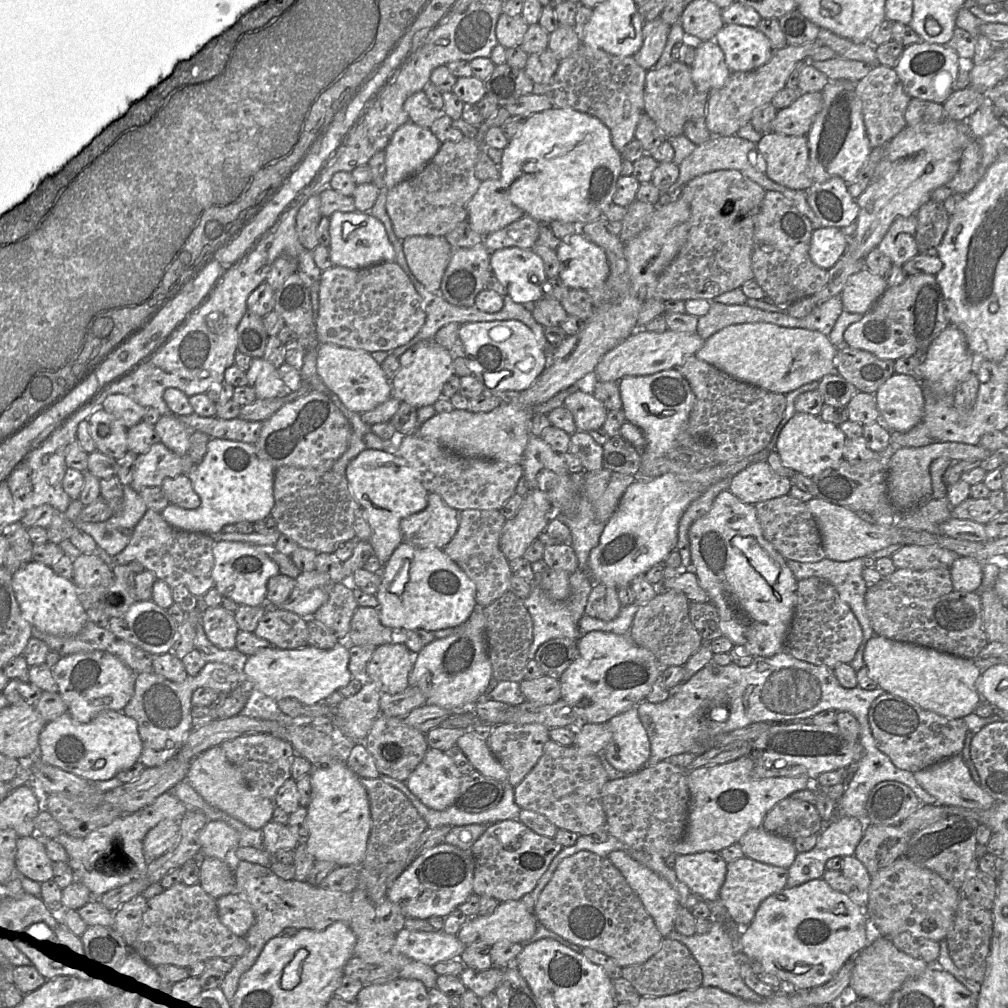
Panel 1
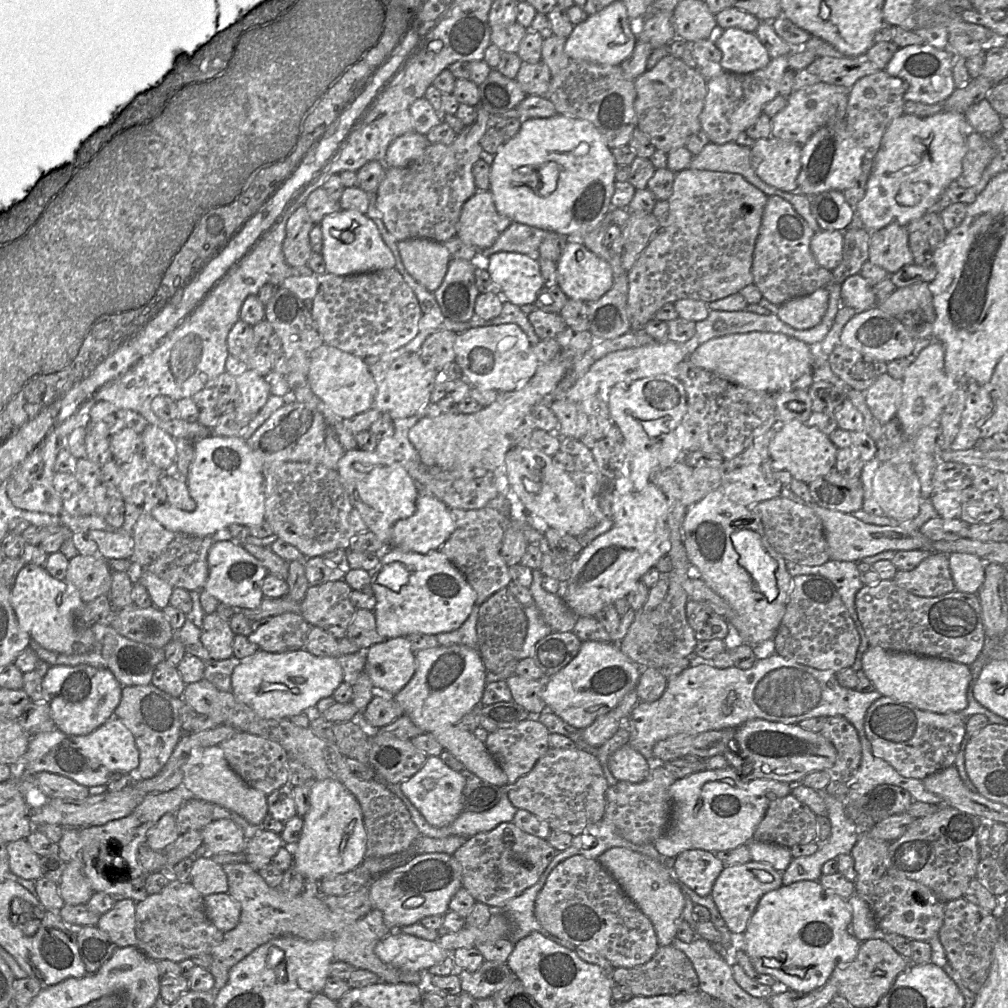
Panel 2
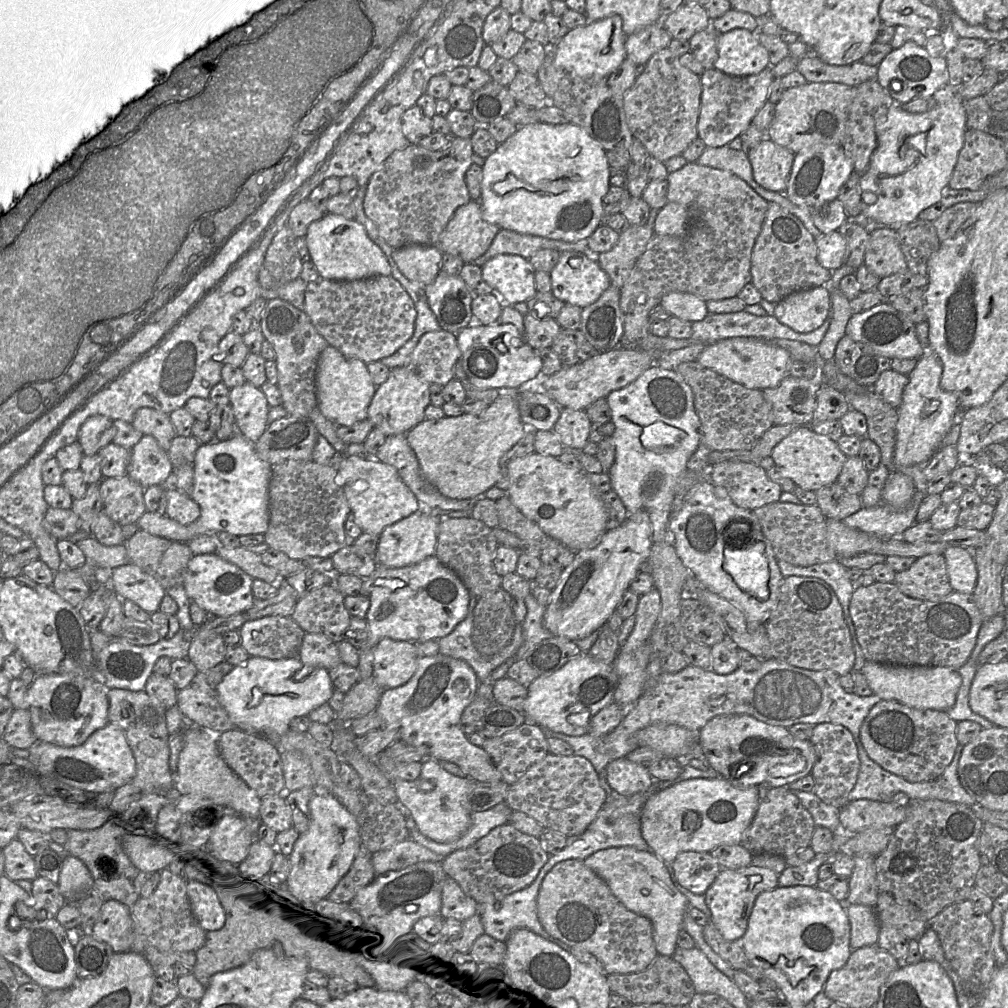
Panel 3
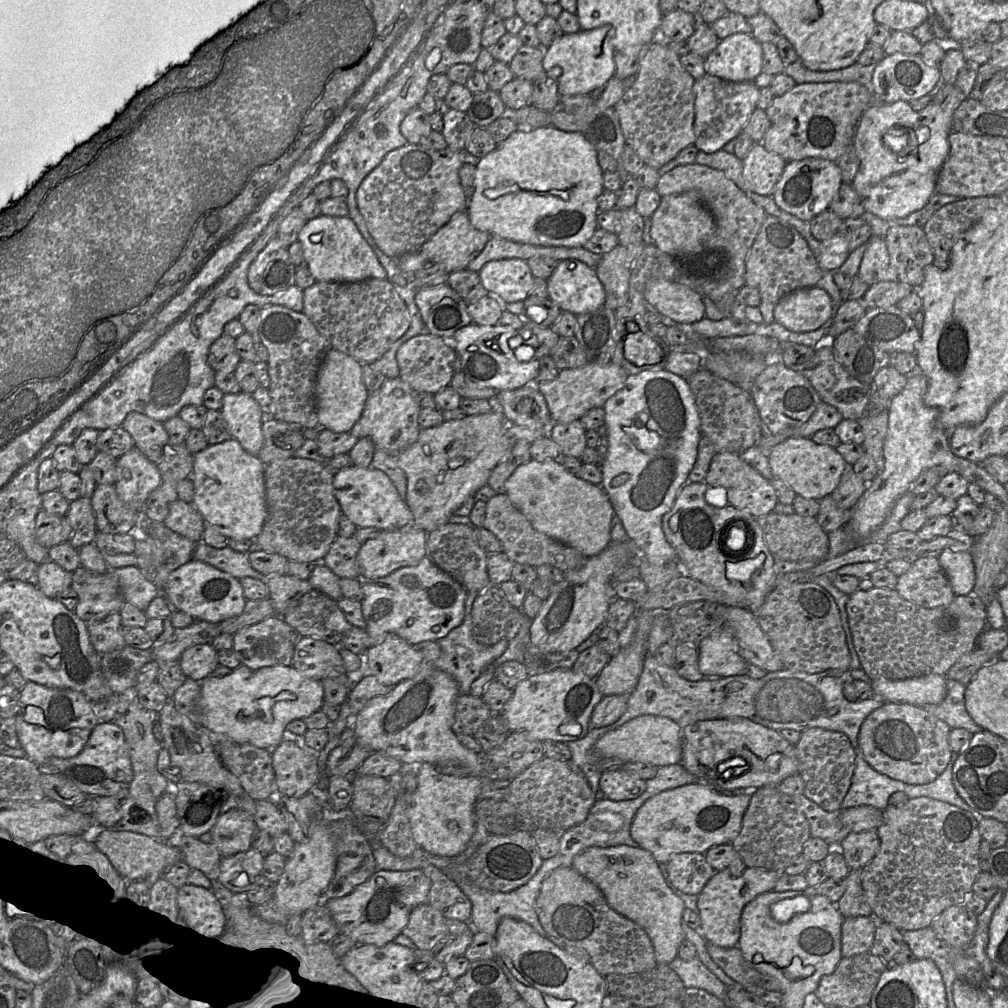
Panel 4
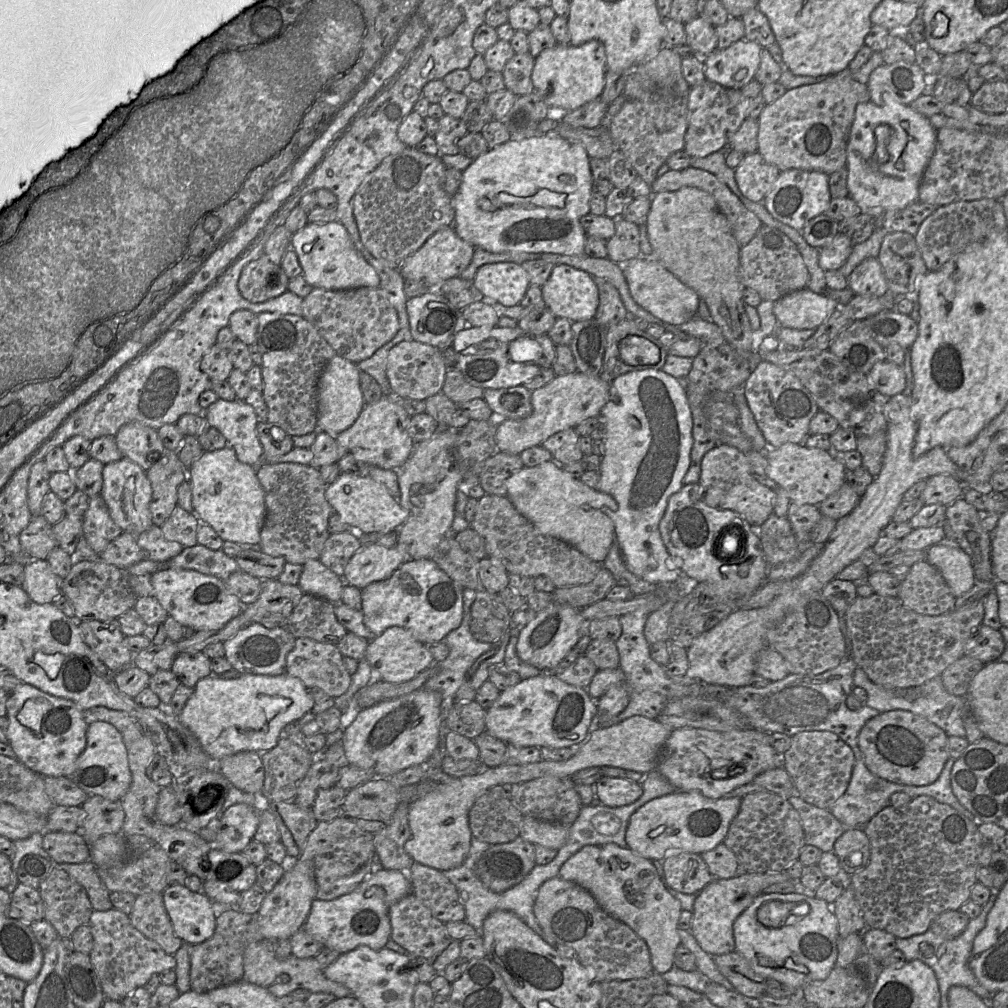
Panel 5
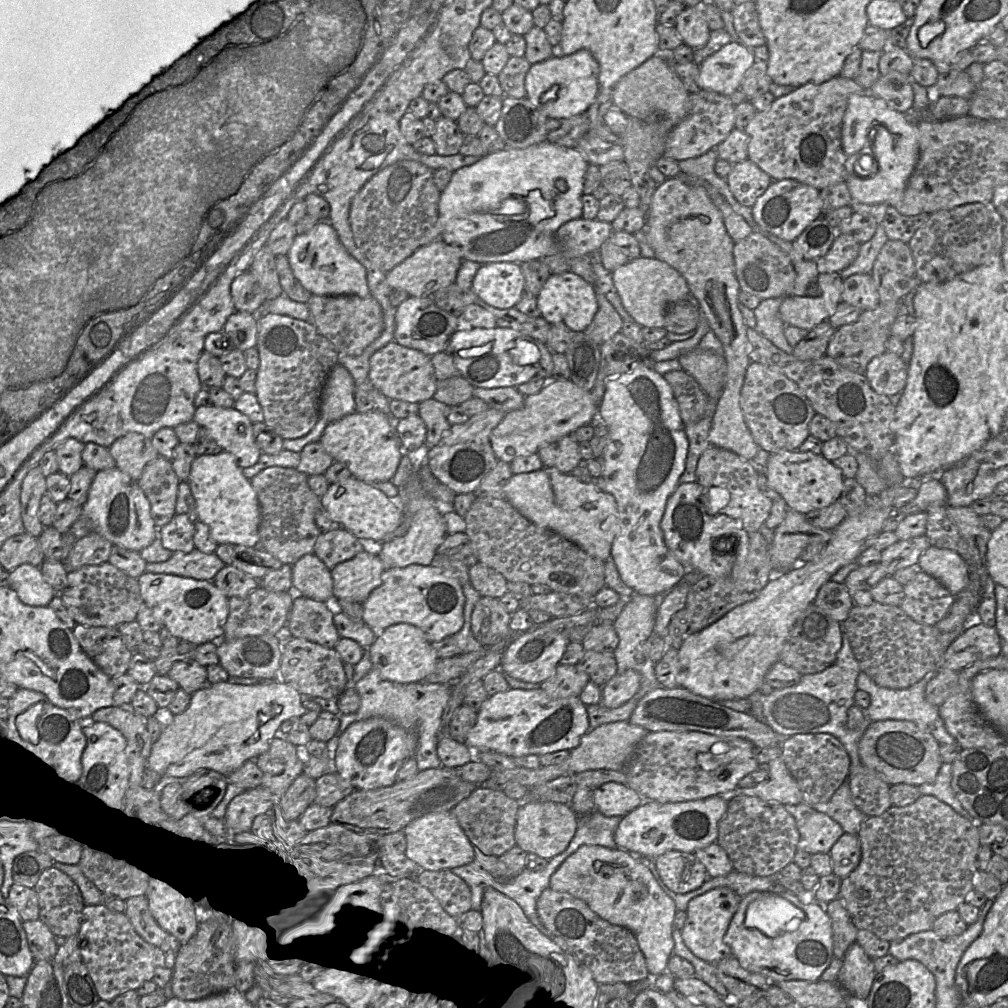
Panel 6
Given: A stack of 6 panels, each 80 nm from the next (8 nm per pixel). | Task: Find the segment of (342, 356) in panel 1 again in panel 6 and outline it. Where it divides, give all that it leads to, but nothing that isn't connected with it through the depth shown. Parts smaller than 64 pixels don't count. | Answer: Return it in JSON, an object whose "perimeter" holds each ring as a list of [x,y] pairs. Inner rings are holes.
{"perimeter":[[[337,363],[330,371],[322,393],[320,416],[329,423],[355,411],[355,383],[350,372]]]}

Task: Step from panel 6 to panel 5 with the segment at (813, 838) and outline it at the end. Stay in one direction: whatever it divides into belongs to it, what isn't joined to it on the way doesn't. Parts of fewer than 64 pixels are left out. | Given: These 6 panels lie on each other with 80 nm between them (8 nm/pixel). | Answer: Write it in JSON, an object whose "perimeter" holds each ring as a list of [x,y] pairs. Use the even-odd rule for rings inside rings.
{"perimeter":[[[800,796],[788,798],[799,813],[805,845],[813,845],[823,852],[833,851],[834,843],[845,829],[840,821],[828,810],[805,802]]]}

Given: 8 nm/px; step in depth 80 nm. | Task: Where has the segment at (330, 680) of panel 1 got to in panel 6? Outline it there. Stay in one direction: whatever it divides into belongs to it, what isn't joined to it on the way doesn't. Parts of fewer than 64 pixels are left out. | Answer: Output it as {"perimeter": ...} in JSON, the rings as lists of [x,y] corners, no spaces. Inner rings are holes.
{"perimeter":[[[228,679],[227,681],[211,685],[208,684],[202,687],[191,695],[190,703],[186,710],[184,710],[182,713],[174,715],[170,723],[162,730],[158,740],[155,741],[152,745],[151,754],[147,761],[147,768],[157,772],[161,777],[160,782],[153,789],[156,792],[161,792],[164,786],[166,786],[168,783],[181,782],[182,780],[203,769],[216,770],[224,775],[225,778],[228,778],[231,773],[240,768],[246,761],[250,759],[256,759],[259,755],[268,751],[271,741],[275,738],[276,731],[278,730],[281,723],[291,718],[299,718],[304,714],[305,709],[302,703],[302,694],[289,684],[286,684],[279,679],[260,681],[259,683],[254,685],[232,683]]]}

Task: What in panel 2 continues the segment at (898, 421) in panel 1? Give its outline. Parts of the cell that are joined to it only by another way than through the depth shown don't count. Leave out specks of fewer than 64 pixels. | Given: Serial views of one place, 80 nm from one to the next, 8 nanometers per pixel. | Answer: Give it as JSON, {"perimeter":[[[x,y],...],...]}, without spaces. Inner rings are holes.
{"perimeter":[[[882,374],[866,391],[866,402],[872,414],[881,423],[896,417],[901,403],[902,379]]]}

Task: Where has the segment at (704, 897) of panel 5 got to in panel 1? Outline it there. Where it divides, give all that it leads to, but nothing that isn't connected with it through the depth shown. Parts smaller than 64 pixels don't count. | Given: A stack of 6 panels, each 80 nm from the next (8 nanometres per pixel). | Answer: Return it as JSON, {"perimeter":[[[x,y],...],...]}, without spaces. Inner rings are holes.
{"perimeter":[[[743,856],[728,863],[718,900],[725,908],[728,916],[738,926],[746,927],[754,918],[756,910],[765,898],[786,888],[787,877],[788,868],[762,863]]]}

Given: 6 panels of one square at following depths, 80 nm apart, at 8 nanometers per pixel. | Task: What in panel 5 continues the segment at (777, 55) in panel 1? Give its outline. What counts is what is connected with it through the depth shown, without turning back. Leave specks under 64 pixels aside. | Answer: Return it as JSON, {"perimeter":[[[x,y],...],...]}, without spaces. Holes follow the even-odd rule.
{"perimeter":[[[705,79],[701,84],[690,88],[688,96],[688,126],[684,136],[684,151],[690,157],[704,157],[713,152],[720,151],[730,141],[732,135],[738,130],[746,119],[746,112],[751,99],[744,96],[740,89],[724,87],[716,82]]]}

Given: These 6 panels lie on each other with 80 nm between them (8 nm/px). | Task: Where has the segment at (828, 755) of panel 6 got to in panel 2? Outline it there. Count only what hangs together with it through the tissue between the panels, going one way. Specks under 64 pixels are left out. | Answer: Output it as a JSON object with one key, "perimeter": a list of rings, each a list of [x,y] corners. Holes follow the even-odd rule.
{"perimeter":[[[834,716],[826,719],[820,733],[832,742],[837,751],[834,765],[827,770],[830,780],[824,791],[846,801],[850,781],[861,762],[858,731],[845,717]]]}

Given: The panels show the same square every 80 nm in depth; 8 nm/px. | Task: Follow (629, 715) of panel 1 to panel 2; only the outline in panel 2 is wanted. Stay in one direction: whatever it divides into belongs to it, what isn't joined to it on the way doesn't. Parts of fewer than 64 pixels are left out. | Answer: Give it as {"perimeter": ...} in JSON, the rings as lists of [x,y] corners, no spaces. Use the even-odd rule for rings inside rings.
{"perimeter":[[[624,745],[608,759],[611,773],[618,781],[639,783],[646,779],[653,765],[636,749]]]}

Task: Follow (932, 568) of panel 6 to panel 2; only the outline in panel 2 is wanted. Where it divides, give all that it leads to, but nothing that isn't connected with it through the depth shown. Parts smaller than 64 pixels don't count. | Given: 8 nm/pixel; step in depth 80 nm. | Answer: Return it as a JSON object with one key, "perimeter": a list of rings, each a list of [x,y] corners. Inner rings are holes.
{"perimeter":[[[959,552],[949,554],[948,561],[955,590],[977,594],[984,581],[986,562],[973,554]]]}

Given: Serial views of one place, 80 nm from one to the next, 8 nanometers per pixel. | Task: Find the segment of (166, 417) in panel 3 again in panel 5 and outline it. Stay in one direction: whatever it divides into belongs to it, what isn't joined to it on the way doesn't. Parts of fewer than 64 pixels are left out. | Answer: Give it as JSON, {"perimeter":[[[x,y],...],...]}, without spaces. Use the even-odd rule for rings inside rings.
{"perimeter":[[[138,422],[123,425],[115,436],[123,457],[147,471],[160,459],[165,447],[158,431]]]}

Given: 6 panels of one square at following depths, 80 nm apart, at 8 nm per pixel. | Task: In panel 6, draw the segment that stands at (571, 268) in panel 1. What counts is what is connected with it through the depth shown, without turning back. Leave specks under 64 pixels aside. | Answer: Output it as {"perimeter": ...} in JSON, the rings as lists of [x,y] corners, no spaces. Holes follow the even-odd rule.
{"perimeter":[[[569,271],[550,274],[537,295],[537,308],[551,325],[563,325],[571,331],[583,332],[594,319],[598,310],[594,284],[588,283],[582,277]]]}

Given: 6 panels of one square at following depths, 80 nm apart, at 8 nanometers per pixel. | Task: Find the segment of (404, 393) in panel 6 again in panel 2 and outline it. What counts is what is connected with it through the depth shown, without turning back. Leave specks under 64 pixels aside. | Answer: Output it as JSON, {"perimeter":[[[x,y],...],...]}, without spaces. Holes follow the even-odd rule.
{"perimeter":[[[449,330],[430,335],[423,343],[419,354],[424,363],[437,373],[455,361],[455,341],[457,333]]]}

